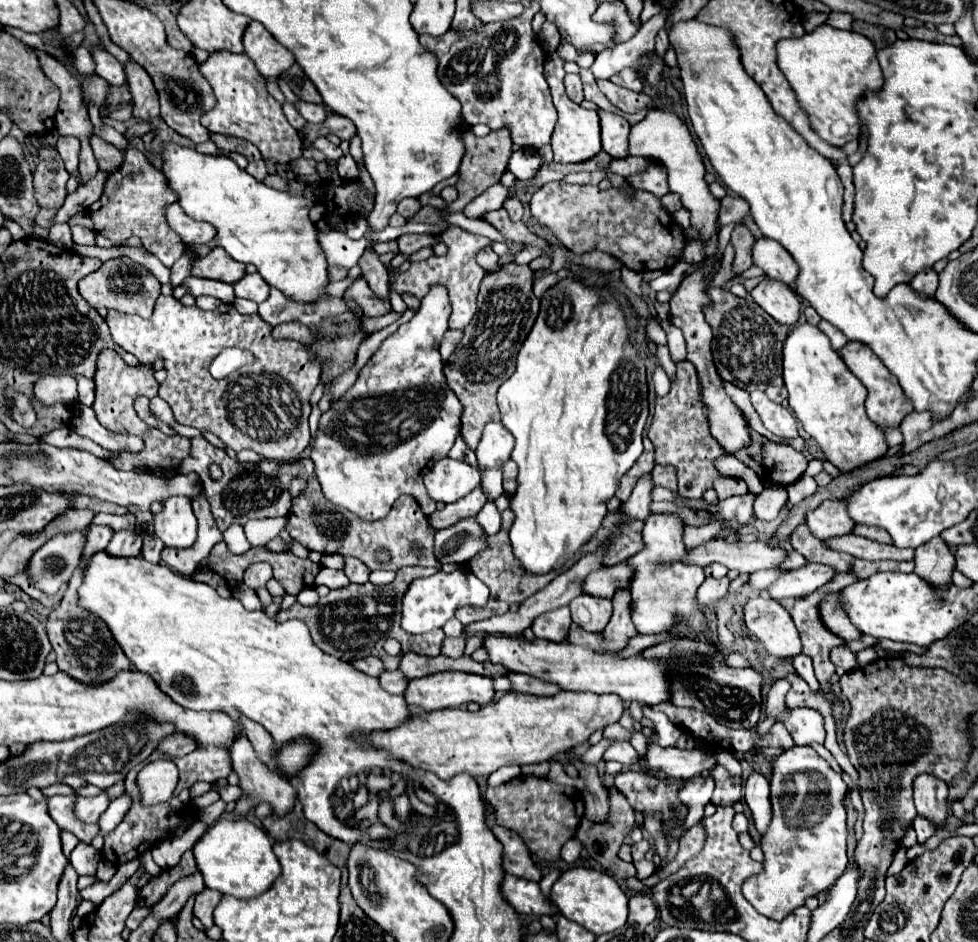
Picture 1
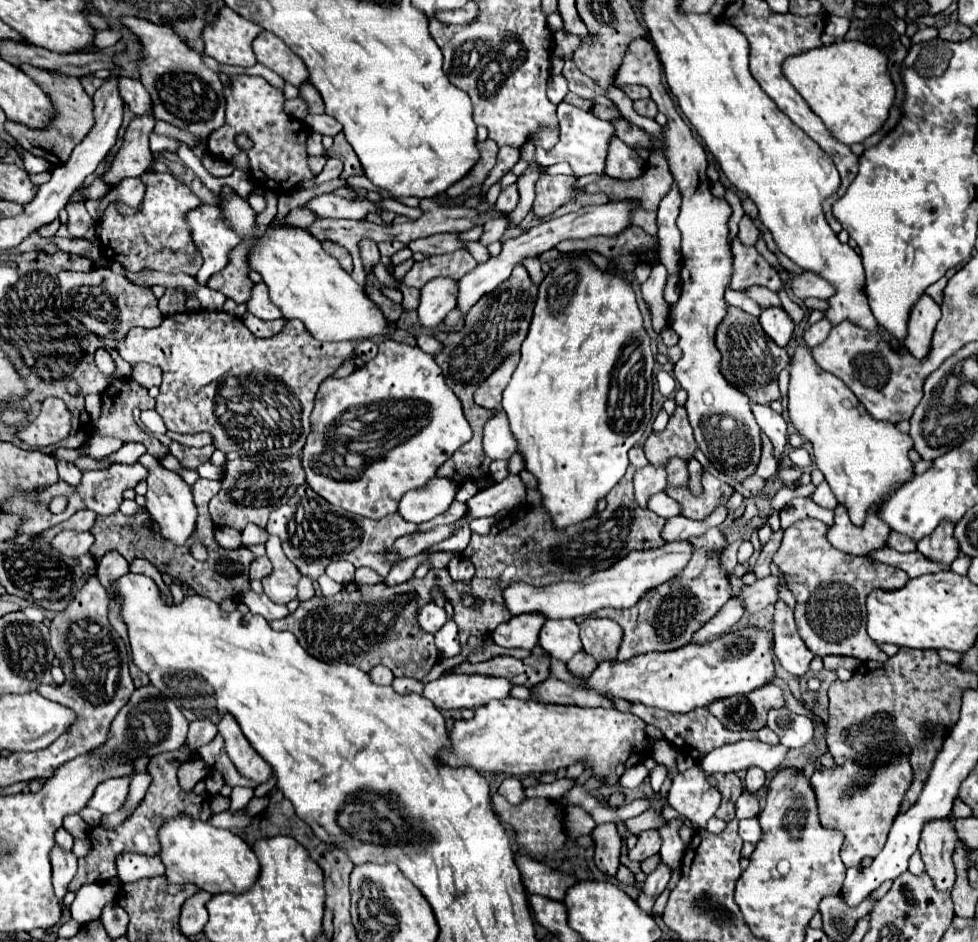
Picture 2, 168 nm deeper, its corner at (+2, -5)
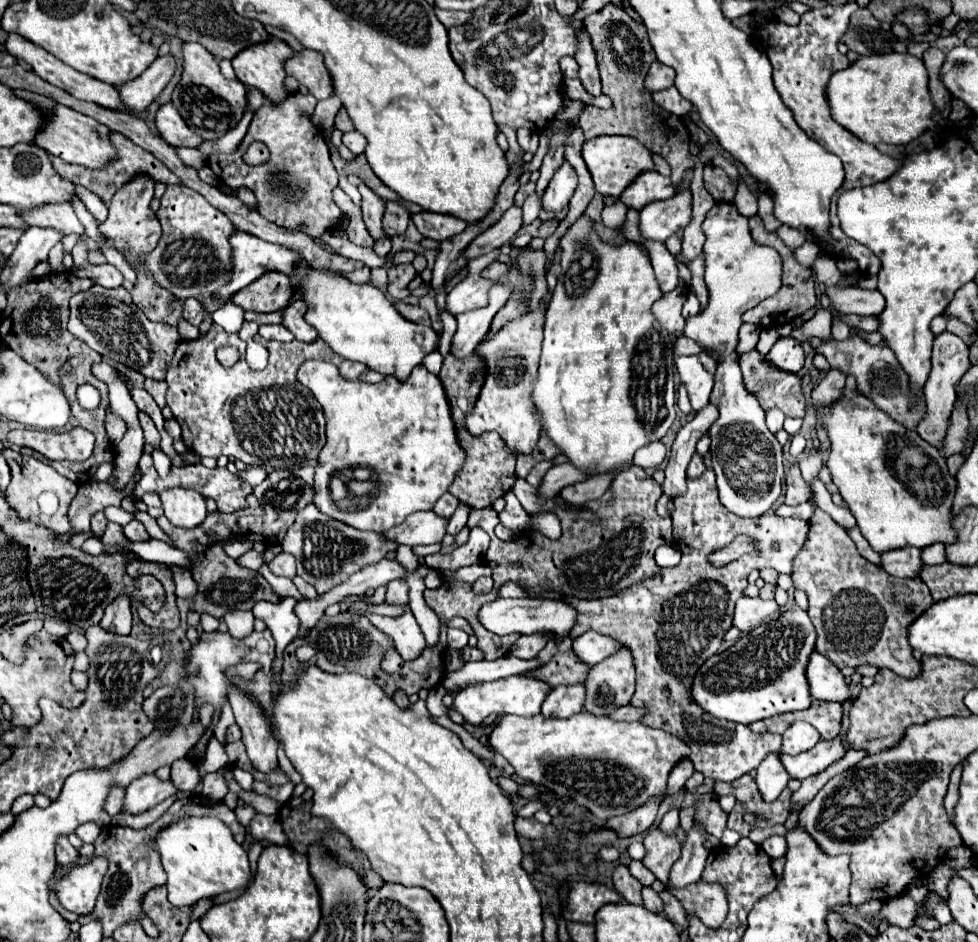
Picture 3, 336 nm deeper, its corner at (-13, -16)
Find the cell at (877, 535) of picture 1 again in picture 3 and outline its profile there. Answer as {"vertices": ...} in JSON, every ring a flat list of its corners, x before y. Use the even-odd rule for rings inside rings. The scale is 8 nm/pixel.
{"vertices":[[932,544,922,550,922,560,926,566,930,564,942,564,946,562,946,548,942,544]]}

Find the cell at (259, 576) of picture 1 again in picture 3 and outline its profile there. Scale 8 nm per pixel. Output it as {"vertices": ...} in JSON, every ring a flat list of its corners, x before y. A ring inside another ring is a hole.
{"vertices":[[278,554,272,562,270,562,270,570,278,576,286,576,286,578,294,578,296,576,296,562,292,554]]}

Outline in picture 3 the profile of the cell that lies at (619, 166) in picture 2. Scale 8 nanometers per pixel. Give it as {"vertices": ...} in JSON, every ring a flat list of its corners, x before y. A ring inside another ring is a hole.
{"vertices":[[644,172,640,174,632,186,628,186,620,200,634,210,642,210,646,204,656,200,668,200,676,194,676,188,670,178,658,174,658,172]]}

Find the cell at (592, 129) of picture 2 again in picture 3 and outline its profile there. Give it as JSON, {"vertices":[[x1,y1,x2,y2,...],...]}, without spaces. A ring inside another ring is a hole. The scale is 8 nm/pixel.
{"vertices":[[598,136,594,140,588,140,584,142,582,156,594,178,596,192,612,198,618,198,642,172,654,170,652,152,636,138,628,138,628,136]]}

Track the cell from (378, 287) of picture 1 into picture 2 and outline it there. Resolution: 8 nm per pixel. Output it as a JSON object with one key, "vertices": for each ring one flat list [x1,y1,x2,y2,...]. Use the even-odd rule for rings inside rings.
{"vertices":[[371,239,359,241,359,253,361,253,365,273,373,273,373,267,381,261,381,255,377,251,377,243,373,243]]}

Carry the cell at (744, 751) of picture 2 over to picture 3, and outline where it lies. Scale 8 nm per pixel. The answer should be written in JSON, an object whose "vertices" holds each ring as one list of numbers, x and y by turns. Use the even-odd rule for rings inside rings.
{"vertices":[[836,736,832,740,820,740,812,750,802,752,798,756,780,756,780,758,792,778,804,780,808,776,824,772,830,764,842,760,844,754,846,754,844,740]]}

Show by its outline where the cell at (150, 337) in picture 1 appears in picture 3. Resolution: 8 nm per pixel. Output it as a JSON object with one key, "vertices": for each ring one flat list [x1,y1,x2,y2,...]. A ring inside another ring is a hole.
{"vertices":[[224,328,220,332,212,330,194,342,182,342,176,348,166,374,166,404,182,428,184,444,198,456,228,456,248,466,264,466,266,470,290,470,316,462,326,440,324,416,314,394,296,380,298,366,306,360,334,362,346,380,358,380,366,366,338,356,322,340,312,344,298,340,282,344,262,340,260,334,254,340,270,350,268,366,262,372,250,370,244,360,246,342,238,334,228,334],[226,344,240,350,240,360,232,368,224,368,216,360,216,348]]}

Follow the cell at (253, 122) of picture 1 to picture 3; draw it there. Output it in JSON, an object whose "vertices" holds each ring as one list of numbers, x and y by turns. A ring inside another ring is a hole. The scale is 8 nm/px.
{"vertices":[[300,92,290,94,280,104,260,106,254,112,250,128,238,150,232,154,212,154,208,156,208,164,212,172,232,190,232,196,240,188,252,190,260,216,288,230,302,228,312,238,318,238,334,228,342,210,332,200,332,190,338,186,338,172,330,162,322,130,312,122,314,106,316,98],[254,140,264,142,270,150,268,162,260,166,248,166,242,160,242,154]]}

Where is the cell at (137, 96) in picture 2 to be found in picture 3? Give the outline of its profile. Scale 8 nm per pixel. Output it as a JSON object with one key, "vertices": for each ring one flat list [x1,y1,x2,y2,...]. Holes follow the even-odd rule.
{"vertices":[[172,104,160,106,160,110,156,112,156,126,158,126,160,136,172,146,198,148,204,142,200,136,196,136,196,132,188,128,188,124,184,124,182,116,176,112]]}

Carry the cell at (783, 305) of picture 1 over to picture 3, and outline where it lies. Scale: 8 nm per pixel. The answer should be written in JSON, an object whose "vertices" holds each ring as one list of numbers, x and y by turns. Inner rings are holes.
{"vertices":[[784,336,772,346,766,360,768,364,772,364,772,368,780,368,782,372,798,374,800,368,804,366,804,350,798,340]]}

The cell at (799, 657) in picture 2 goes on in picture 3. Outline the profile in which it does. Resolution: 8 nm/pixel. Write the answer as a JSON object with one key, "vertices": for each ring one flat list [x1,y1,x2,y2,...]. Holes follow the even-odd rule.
{"vertices":[[814,652,806,670,812,698,824,702,852,702,856,696,850,692,842,672,826,660,820,652]]}

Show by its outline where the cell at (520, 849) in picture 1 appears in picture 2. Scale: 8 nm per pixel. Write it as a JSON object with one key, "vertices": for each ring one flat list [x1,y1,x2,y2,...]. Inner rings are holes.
{"vertices":[[515,855,515,863,521,871,521,879,523,879,527,893,535,893,535,895,561,901,565,897,567,887,571,887,577,881,575,877,557,873,527,855]]}

